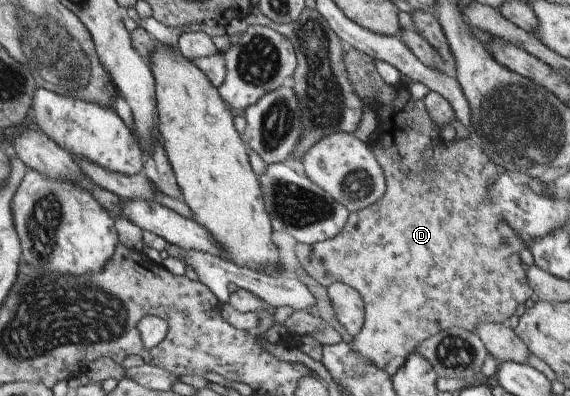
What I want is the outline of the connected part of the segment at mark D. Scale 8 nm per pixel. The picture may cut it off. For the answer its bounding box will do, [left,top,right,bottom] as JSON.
[294,46,534,376]

